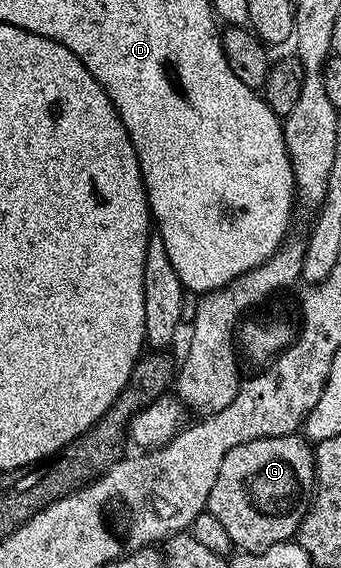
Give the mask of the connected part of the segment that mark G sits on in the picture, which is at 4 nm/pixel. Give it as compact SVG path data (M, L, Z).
M304 435L276 436L275 438L259 438L251 442L243 442L223 458L223 466L219 466L219 478L215 478L215 486L211 486L208 511L231 534L231 542L241 552L265 552L267 546L275 546L275 542L292 540L297 535L297 528L309 513L313 503L317 479L313 465L313 448Z

